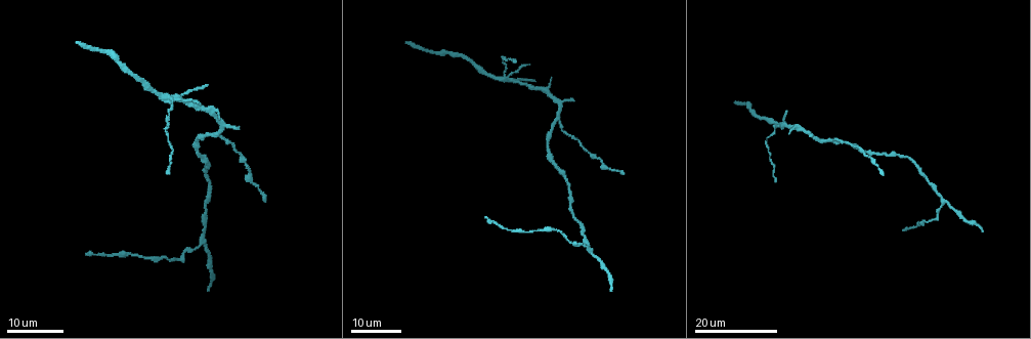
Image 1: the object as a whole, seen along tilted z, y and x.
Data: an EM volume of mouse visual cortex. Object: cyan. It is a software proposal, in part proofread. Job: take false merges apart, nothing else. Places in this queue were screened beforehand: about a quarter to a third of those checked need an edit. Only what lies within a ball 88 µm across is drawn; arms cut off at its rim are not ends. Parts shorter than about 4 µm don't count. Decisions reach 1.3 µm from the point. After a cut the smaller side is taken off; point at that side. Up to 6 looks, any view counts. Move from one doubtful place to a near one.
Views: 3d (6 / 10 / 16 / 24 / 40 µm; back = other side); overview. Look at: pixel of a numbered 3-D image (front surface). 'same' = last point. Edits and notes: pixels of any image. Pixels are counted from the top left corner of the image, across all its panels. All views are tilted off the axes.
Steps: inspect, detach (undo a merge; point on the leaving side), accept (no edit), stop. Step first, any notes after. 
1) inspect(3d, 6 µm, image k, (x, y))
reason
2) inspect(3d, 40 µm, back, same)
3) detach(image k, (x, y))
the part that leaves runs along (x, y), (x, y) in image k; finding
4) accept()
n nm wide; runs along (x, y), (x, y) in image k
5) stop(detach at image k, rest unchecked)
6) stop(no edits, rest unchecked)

inspect(3d, 16 µm, image 1, (943, 202))
side arm on a straight run

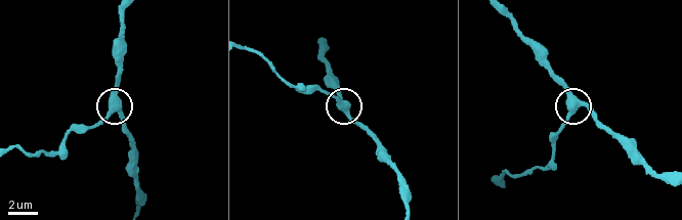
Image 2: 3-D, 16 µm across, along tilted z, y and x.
inspect(3d, 10 µm, image 2, (347, 110))
zoom in

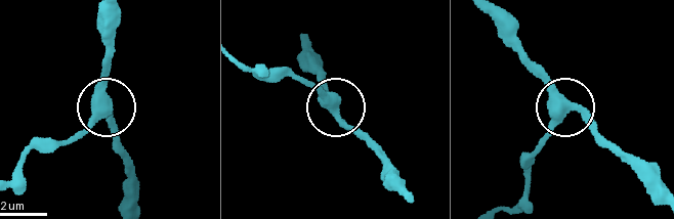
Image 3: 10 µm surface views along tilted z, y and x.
accept()
390 nm wide; all the same neuron

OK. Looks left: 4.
inspect(3d, 24 µm, image 1, (826, 141))
three arms meet

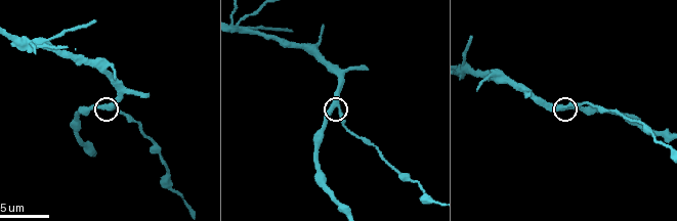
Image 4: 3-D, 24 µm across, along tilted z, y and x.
inspect(3d, 10 µm, image 4, (335, 104))
closer look

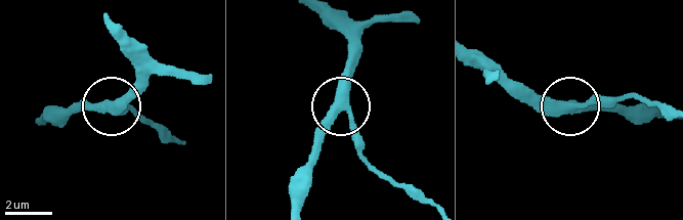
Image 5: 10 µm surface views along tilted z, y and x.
inspect(3d, 6 µm, image 5, (347, 107))

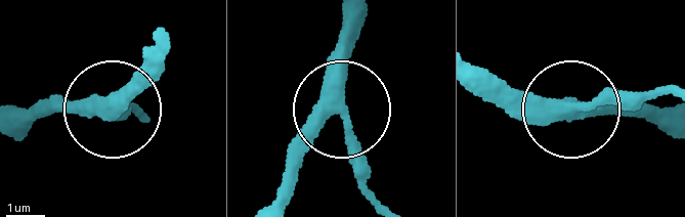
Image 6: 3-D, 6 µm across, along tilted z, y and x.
accept()
runs along (274, 200), (296, 152), (341, 112), (372, 204) in image 6; continuous, no second neuron

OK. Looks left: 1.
stop(no edits, rest unchecked)

